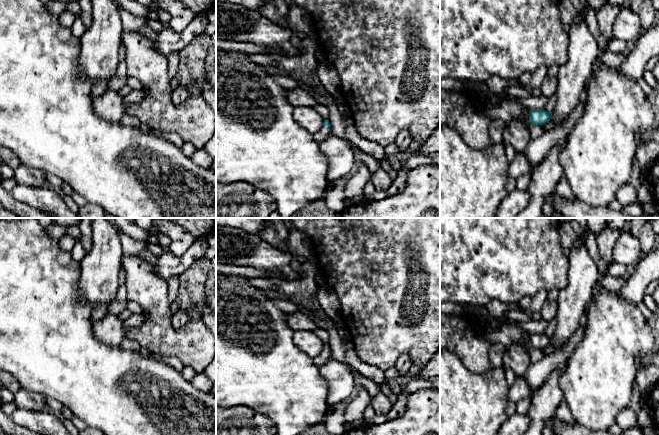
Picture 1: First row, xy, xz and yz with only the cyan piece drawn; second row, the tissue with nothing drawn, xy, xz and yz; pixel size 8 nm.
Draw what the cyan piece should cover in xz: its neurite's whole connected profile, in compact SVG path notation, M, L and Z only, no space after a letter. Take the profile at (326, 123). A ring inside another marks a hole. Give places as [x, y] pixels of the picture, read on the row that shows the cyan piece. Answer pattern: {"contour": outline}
{"contour": "M324 120L323 127L319 132L313 134L315 140L319 143L322 142L331 133L331 124L329 120Z"}

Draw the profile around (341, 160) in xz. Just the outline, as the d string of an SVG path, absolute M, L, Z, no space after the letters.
M332 133L319 142L319 148L328 159L327 180L329 184L343 178L356 164L350 144Z

